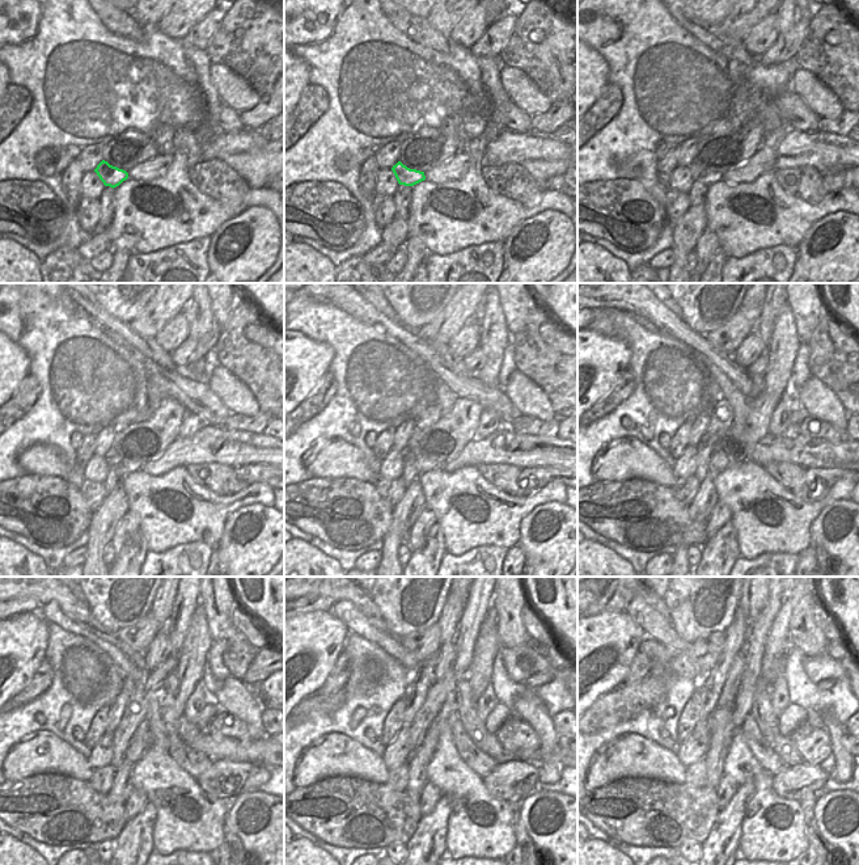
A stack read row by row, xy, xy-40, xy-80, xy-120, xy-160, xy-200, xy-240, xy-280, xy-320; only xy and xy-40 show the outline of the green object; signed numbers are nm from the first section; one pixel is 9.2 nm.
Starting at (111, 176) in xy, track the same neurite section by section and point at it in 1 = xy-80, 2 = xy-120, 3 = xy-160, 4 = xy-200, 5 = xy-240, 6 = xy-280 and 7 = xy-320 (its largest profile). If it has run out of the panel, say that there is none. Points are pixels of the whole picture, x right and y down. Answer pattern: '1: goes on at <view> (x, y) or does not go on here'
1: goes on at xy-80 (699, 173)
2: goes on at xy-120 (122, 467)
3: goes on at xy-160 (423, 464)
4: goes on at xy-200 (719, 461)
5: goes on at xy-240 (135, 751)
6: goes on at xy-280 (447, 716)
7: goes on at xy-320 (754, 649)

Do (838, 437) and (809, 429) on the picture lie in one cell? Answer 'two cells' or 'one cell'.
one cell

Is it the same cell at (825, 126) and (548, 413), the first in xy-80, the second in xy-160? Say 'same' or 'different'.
different

